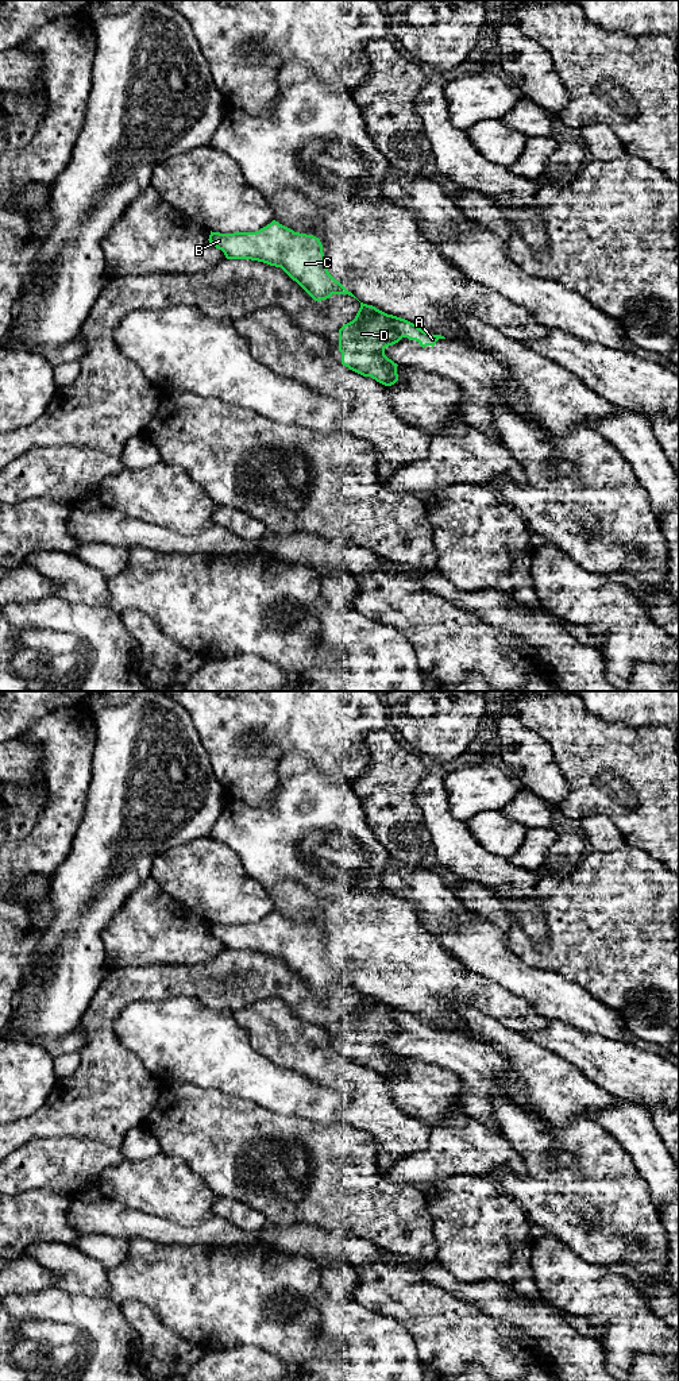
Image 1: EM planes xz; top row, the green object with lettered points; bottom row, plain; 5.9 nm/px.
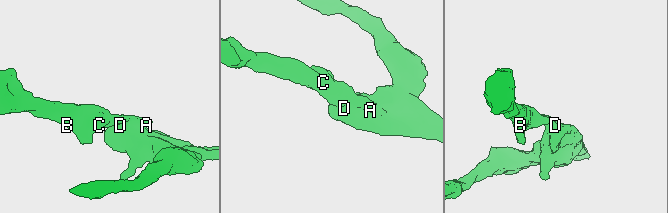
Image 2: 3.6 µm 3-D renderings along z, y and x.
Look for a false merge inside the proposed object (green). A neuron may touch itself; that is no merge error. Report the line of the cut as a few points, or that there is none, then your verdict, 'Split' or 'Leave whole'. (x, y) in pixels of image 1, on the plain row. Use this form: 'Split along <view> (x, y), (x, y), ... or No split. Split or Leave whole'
Split along xz (382, 1003), (373, 1009), (352, 1013). Split

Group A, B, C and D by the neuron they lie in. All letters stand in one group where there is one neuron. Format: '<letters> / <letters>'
A B C / D

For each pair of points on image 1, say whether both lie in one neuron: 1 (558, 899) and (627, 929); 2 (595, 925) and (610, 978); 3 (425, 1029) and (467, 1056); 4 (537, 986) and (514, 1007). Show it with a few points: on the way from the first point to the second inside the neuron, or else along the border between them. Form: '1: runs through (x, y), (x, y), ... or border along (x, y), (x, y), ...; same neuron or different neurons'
1: runs through (575, 902), (602, 905), (609, 911); same neuron
2: runs through (609, 938), (610, 964); same neuron
3: runs through (436, 1040), (446, 1049), (456, 1052); same neuron
4: border along (496, 982), (525, 999), (547, 1019); different neurons

